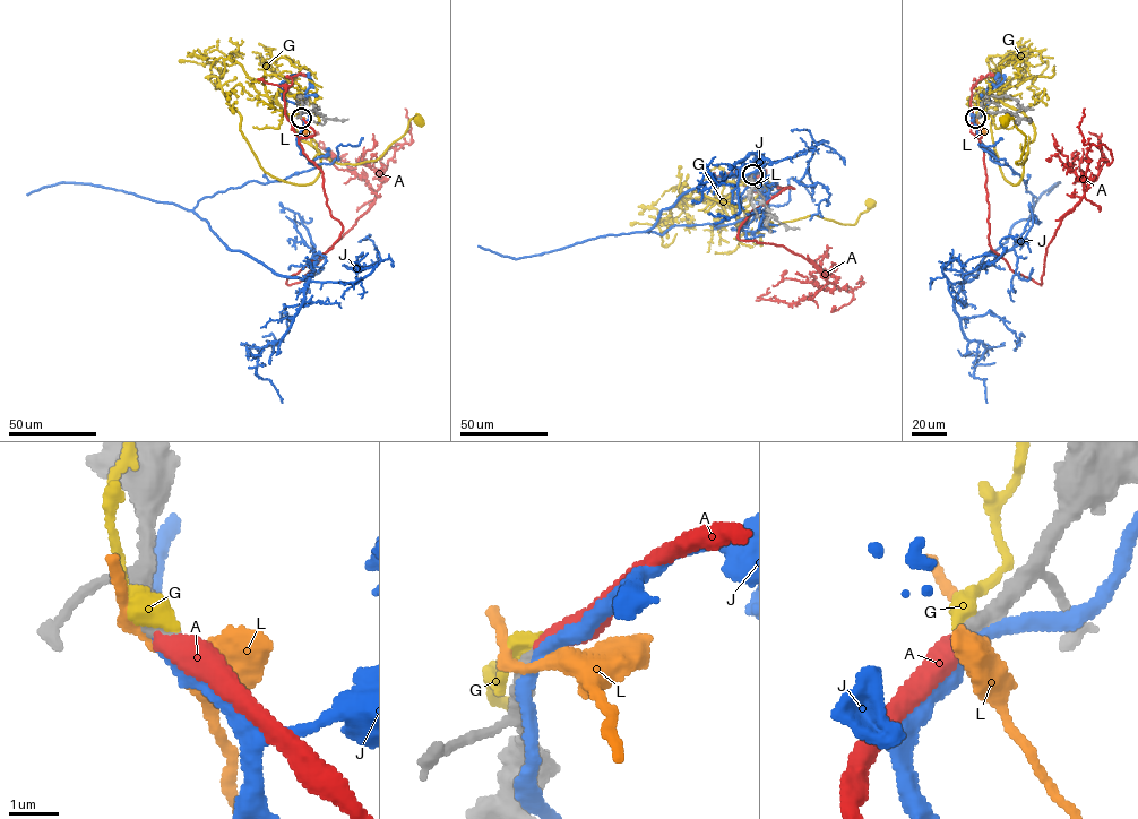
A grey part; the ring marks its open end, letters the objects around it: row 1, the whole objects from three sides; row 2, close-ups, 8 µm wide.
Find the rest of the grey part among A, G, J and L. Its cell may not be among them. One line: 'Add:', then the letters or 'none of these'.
Add: A

